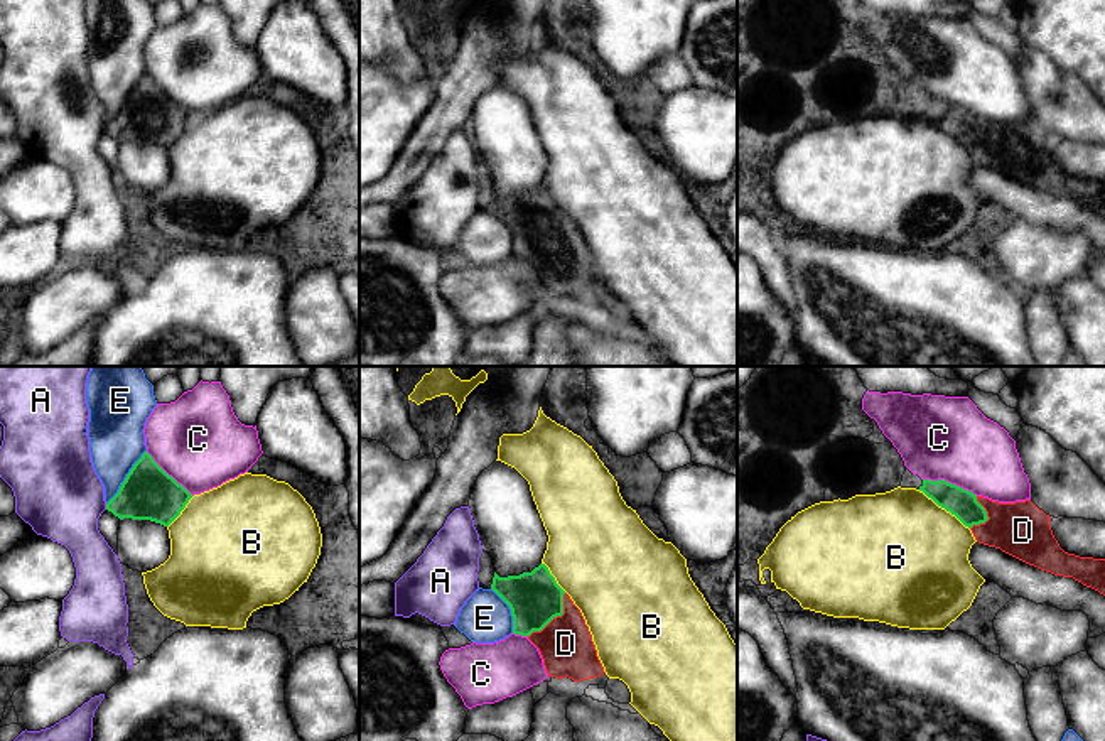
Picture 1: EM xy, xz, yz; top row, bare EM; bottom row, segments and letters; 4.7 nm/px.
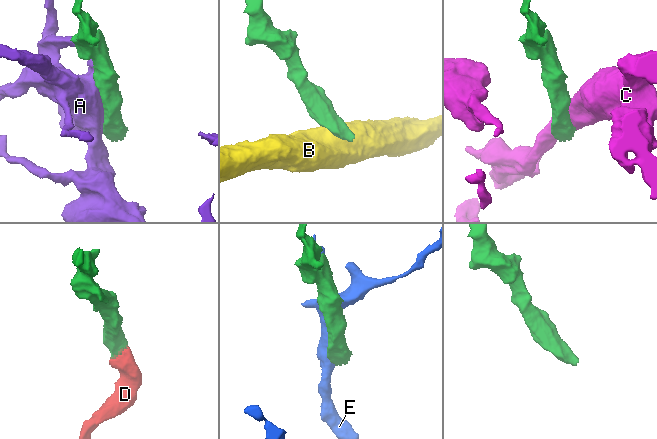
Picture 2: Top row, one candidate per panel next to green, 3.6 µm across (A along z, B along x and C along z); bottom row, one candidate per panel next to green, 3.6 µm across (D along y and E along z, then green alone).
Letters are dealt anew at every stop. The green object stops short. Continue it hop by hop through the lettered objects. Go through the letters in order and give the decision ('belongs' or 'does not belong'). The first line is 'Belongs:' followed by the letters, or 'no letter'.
Belongs: D
A: does not belong
B: does not belong
C: does not belong
D: belongs
E: does not belong

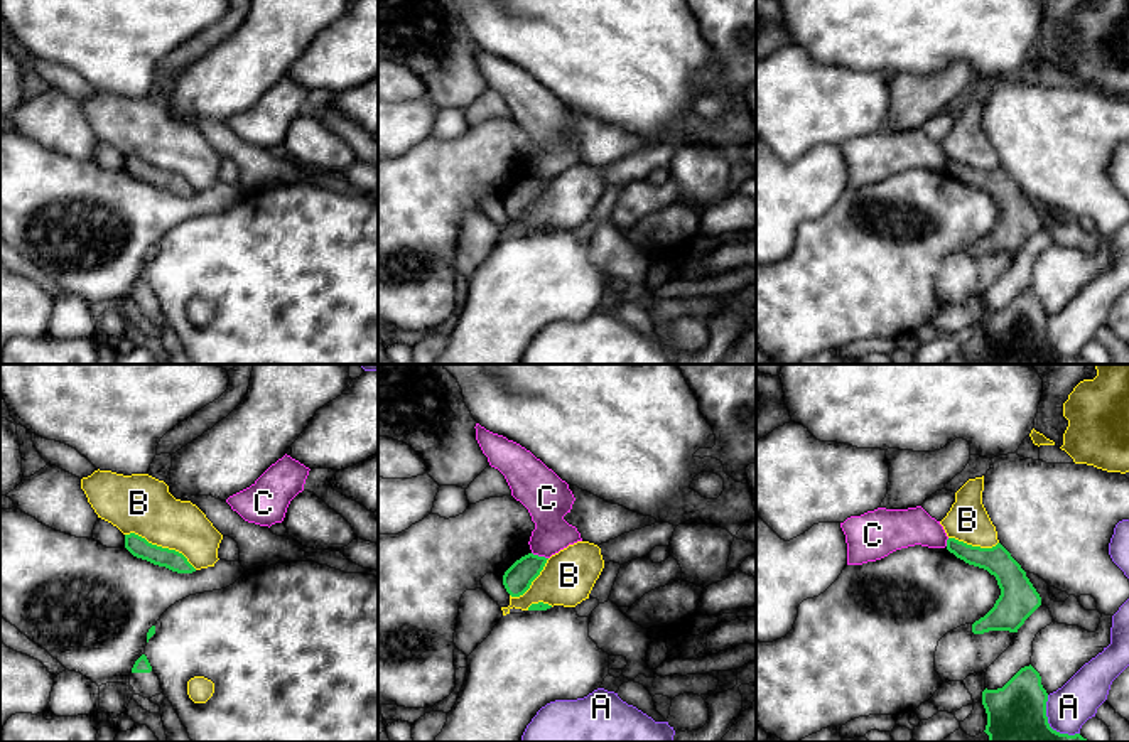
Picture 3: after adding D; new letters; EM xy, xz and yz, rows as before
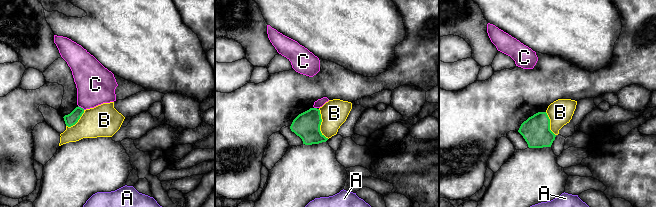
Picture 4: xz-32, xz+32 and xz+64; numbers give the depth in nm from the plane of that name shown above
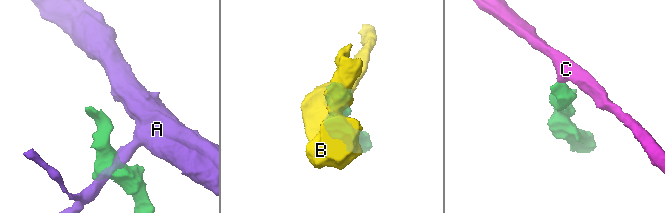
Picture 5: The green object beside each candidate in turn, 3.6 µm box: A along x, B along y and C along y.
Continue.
Belongs: no letter
A: does not belong
B: does not belong
C: does not belong

